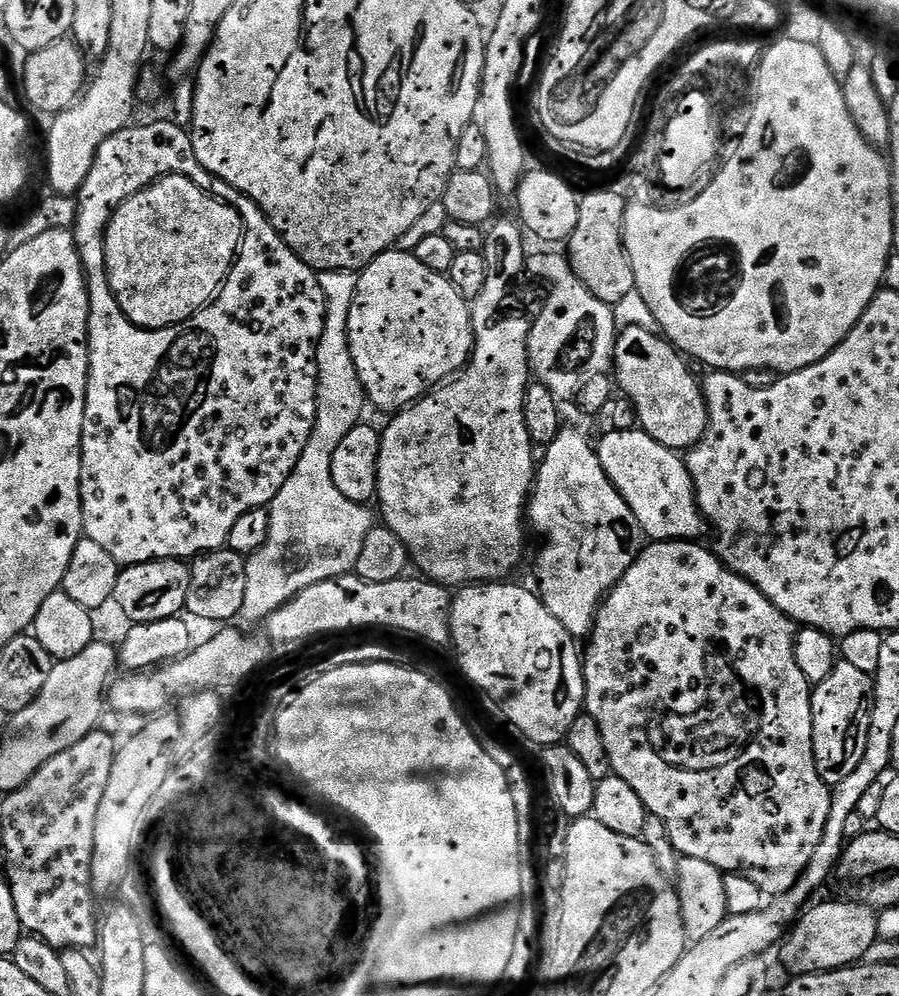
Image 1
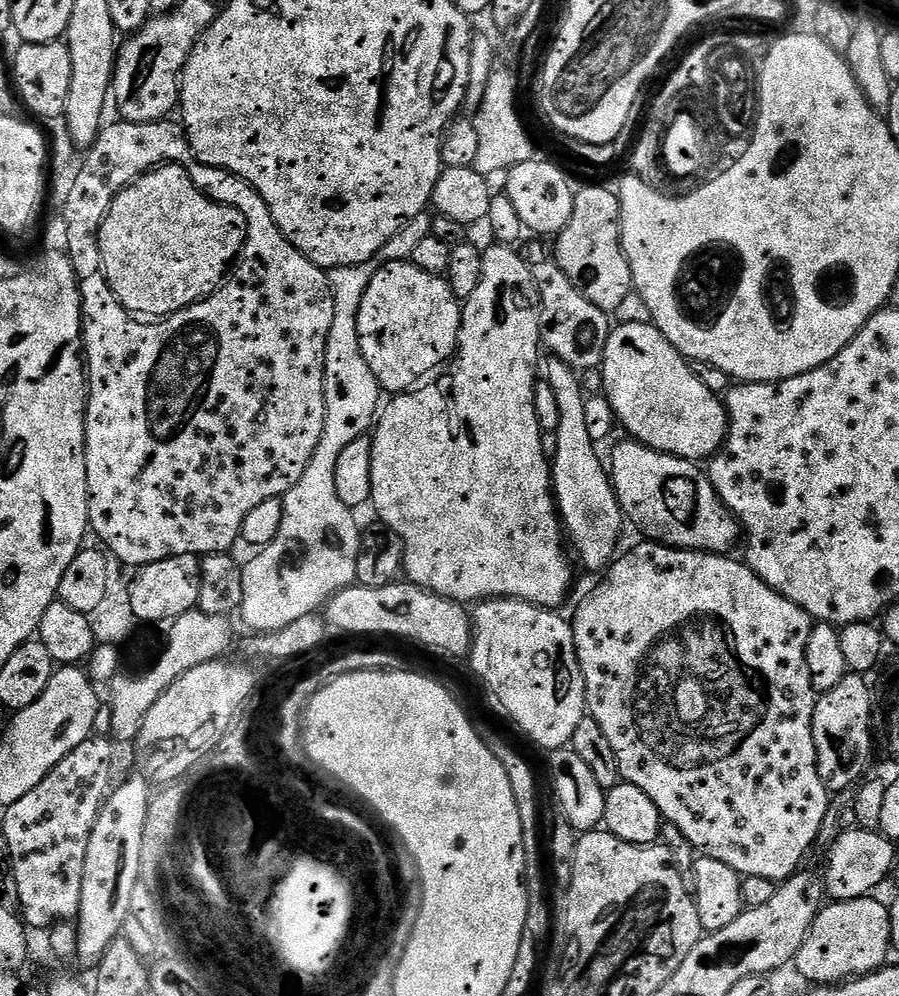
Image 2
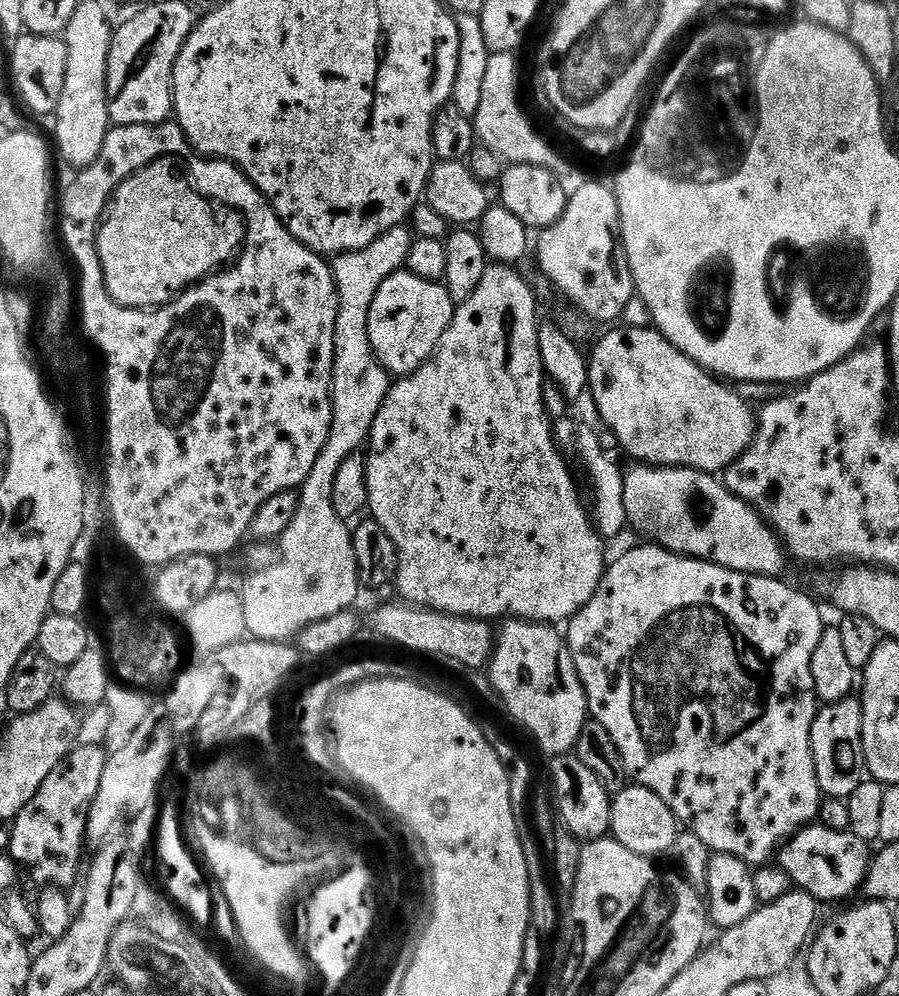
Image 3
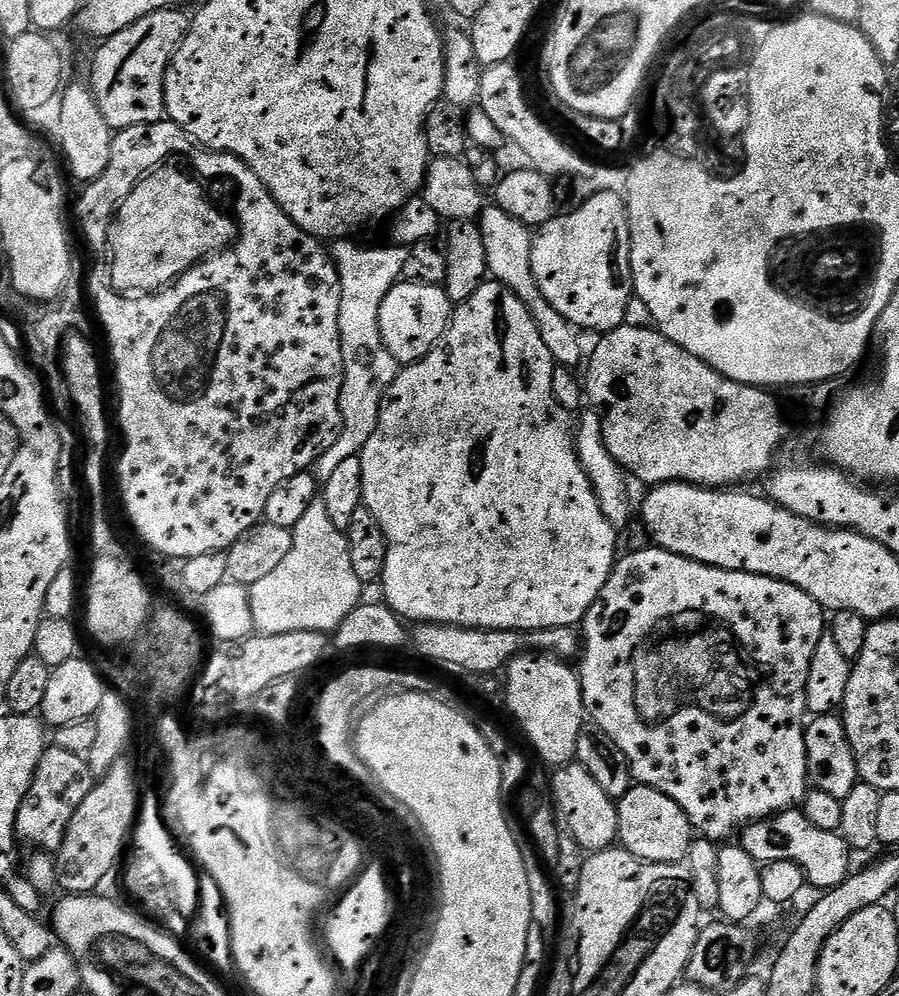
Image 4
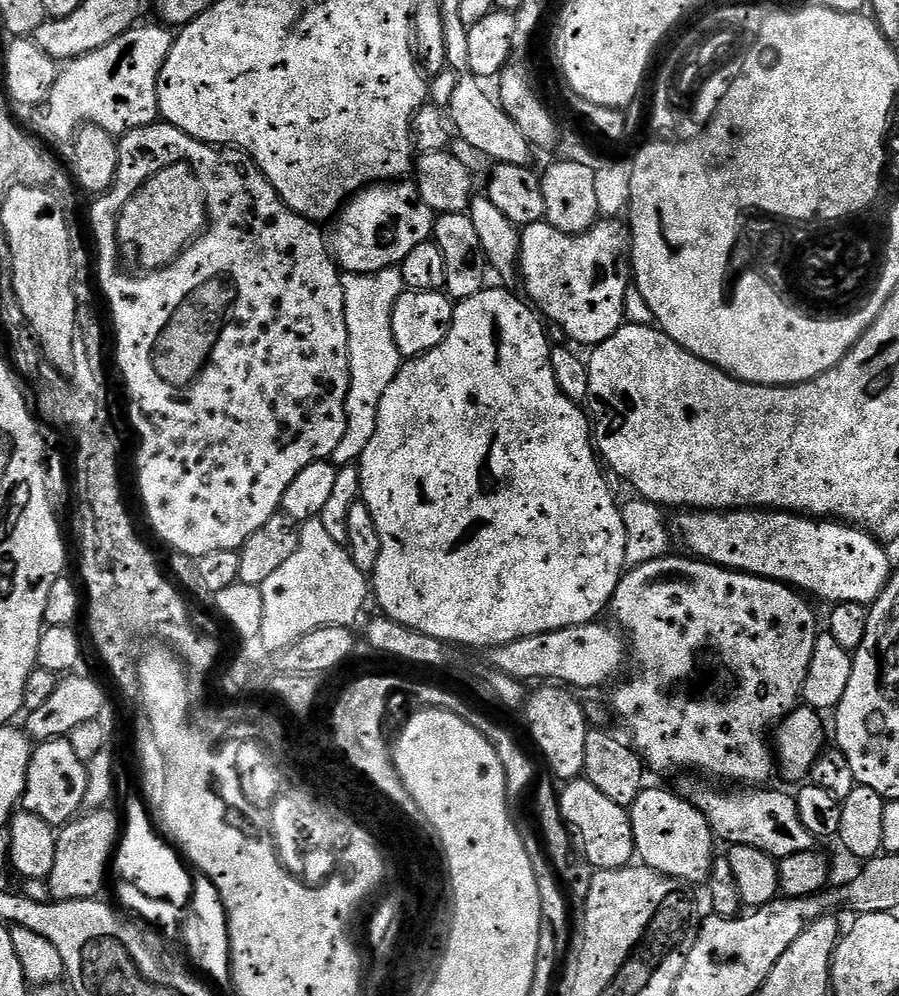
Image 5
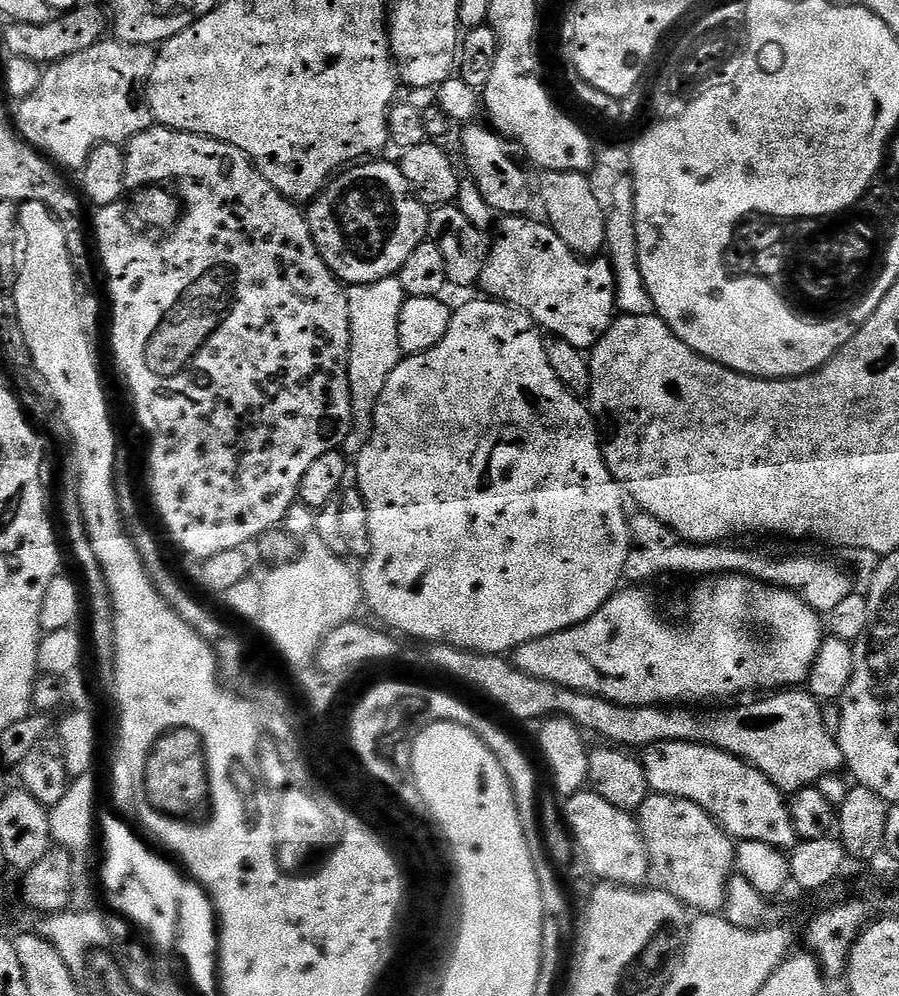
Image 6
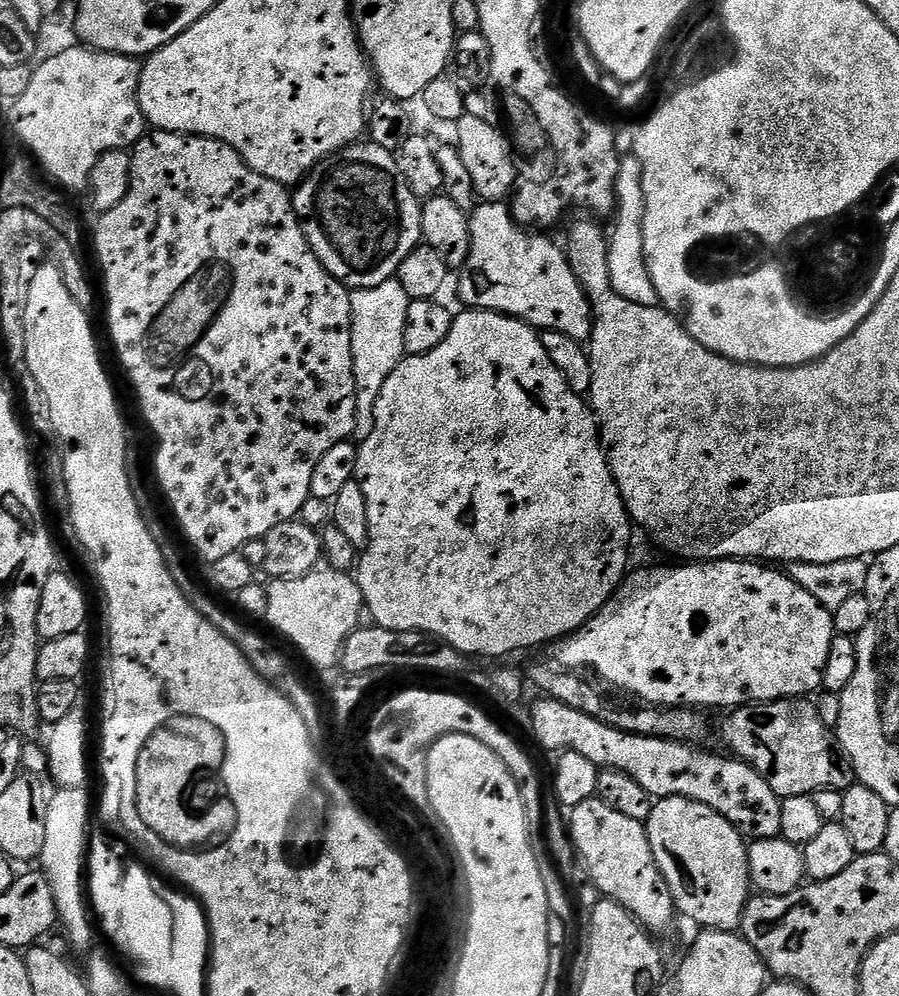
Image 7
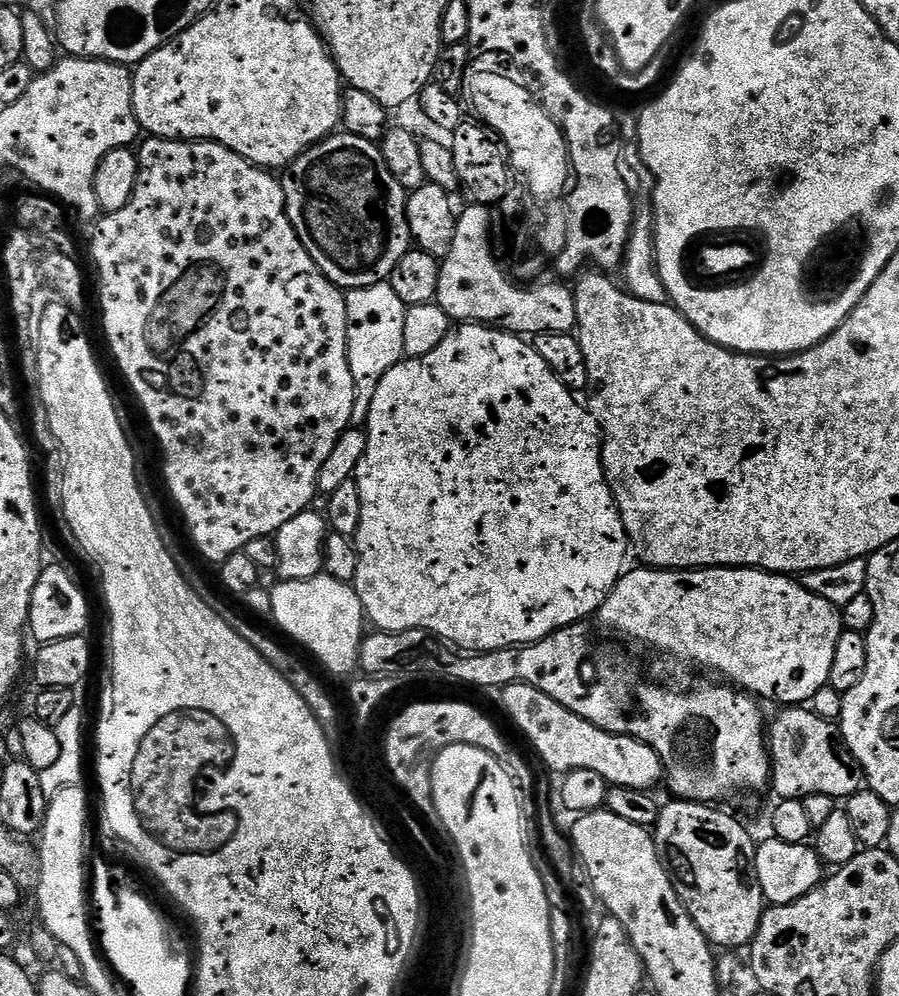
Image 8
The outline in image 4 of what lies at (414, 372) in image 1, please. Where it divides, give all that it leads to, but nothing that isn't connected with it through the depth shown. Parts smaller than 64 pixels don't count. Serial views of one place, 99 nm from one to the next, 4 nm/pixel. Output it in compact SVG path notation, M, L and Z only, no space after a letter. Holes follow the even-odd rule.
M401 282L390 290L380 311L380 333L397 364L407 366L416 363L437 347L452 323L454 305L447 292L438 284Z

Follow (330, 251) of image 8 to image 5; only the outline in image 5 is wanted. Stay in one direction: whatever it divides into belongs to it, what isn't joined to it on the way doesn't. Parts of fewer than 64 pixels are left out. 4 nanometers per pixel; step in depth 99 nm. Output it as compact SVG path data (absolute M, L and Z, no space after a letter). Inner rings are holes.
M385 182L383 184L369 184L367 188L357 192L349 199L348 203L340 209L331 225L330 232L330 252L337 265L345 273L354 272L381 272L387 268L399 266L422 242L432 239L432 225L434 223L434 213L426 202L422 202L422 194L412 182Z

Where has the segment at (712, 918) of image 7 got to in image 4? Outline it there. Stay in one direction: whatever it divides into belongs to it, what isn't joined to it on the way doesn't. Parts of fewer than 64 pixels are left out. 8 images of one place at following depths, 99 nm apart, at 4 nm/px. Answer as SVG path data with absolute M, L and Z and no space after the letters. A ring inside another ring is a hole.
M634 786L618 801L620 810L620 834L619 843L630 854L634 854L639 860L648 860L652 864L678 864L689 855L694 841L694 829L690 818L666 794L662 794L653 788Z

